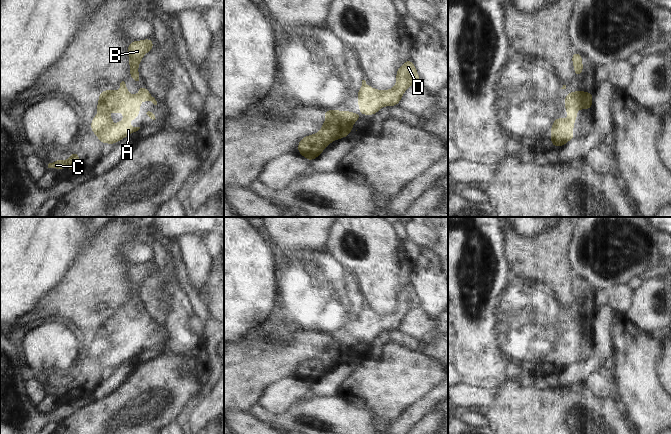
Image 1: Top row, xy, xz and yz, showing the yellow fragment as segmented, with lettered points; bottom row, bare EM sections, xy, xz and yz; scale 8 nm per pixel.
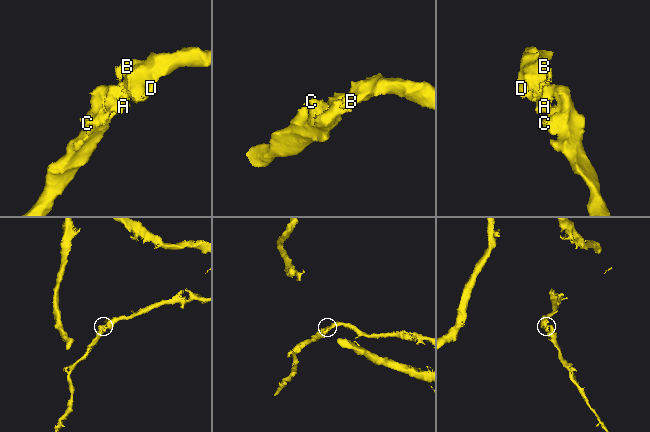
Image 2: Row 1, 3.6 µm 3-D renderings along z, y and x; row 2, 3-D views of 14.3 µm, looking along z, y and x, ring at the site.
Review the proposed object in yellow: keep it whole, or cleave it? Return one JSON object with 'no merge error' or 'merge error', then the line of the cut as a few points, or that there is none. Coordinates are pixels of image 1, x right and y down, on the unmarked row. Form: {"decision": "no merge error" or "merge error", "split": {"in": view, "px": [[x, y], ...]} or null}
{"decision": "no merge error", "split": null}

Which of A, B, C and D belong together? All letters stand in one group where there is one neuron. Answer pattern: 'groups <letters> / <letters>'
groups A B C D

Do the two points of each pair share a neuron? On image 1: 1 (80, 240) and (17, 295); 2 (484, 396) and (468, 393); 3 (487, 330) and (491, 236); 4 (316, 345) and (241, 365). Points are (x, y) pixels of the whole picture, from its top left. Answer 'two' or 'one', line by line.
1: one
2: one
3: one
4: one

